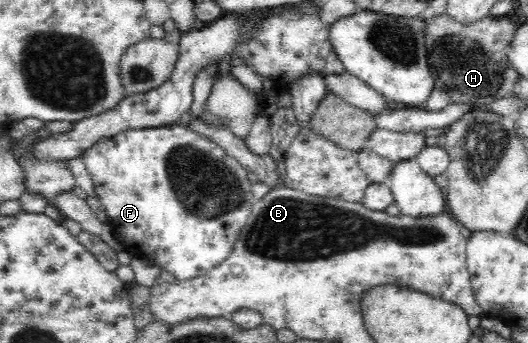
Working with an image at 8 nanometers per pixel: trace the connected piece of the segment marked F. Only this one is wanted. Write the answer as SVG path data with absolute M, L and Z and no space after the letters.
M176 122L157 128L123 130L117 136L103 139L97 145L93 145L91 149L87 149L81 158L87 167L91 180L93 180L95 196L99 199L103 210L107 214L109 224L114 229L115 235L120 239L122 245L125 245L125 247L135 247L139 256L154 259L163 270L172 273L177 280L189 281L195 279L195 277L201 277L201 275L205 275L216 265L225 261L234 248L239 232L243 229L249 215L252 213L255 200L251 190L252 184L247 178L248 171L237 160L225 153L215 142L202 137L181 123Z

